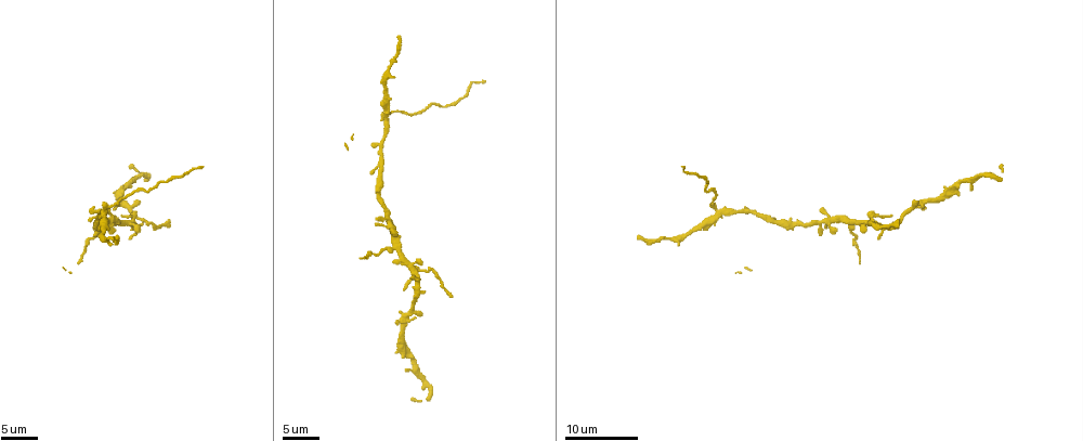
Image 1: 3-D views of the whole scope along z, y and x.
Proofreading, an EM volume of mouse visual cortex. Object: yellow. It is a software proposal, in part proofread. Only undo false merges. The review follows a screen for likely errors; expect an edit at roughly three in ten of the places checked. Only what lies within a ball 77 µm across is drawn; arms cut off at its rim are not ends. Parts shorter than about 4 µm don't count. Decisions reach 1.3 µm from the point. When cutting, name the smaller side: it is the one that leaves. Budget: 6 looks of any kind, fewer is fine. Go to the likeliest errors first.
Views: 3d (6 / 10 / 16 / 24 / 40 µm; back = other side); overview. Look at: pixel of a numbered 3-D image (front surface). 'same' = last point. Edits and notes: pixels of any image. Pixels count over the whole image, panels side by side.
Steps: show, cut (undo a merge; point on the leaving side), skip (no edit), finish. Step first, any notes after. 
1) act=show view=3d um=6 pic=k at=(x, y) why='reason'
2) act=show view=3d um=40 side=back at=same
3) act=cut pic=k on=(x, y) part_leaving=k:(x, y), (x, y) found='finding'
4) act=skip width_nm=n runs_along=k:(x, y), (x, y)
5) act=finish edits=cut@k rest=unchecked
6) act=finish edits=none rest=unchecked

act=show view=3d um=24 pic=1 at=(394, 247)

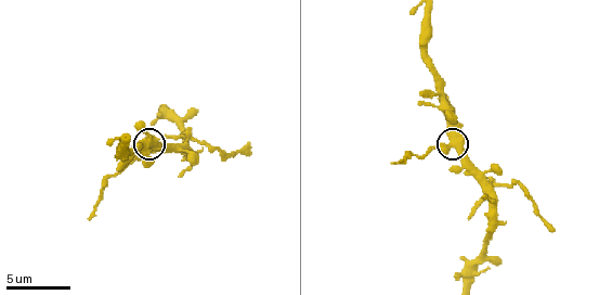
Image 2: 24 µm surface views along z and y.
act=show view=3d um=10 pic=2 at=(450, 145) why='zoom in'

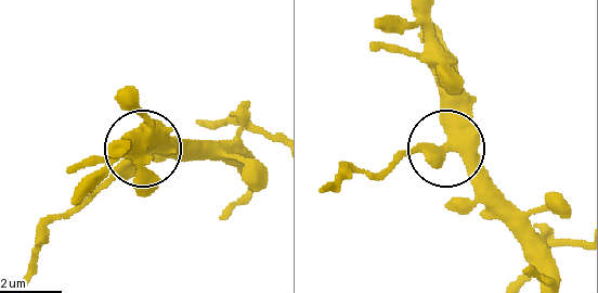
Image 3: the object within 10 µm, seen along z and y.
act=show view=3d um=10 side=back pic=3 at=(450, 145)

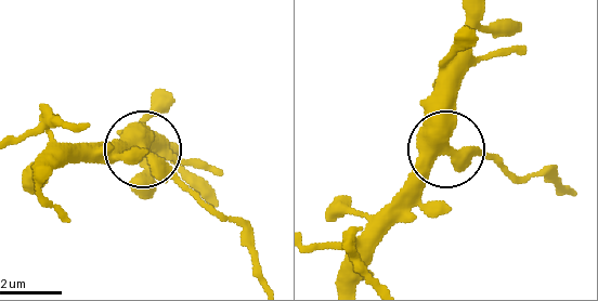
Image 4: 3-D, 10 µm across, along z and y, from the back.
act=cut pic=4 on=(502, 166) part_leaving=4:(471, 153), (492, 155), (523, 175), (549, 173) found='a second cell is stuck on'

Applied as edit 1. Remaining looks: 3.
act=show view=overview

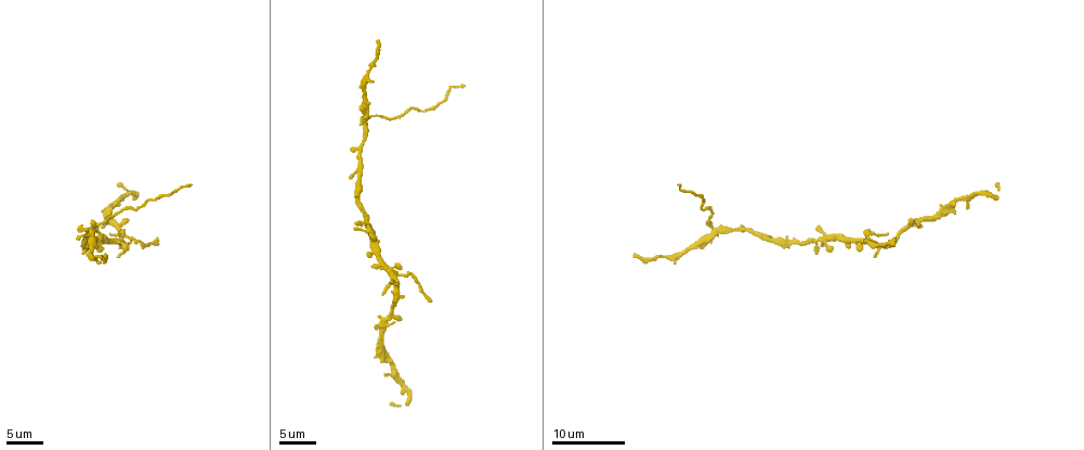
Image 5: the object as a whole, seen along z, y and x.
act=show view=3d um=16 pic=5 at=(90, 227) why='four arms meet'

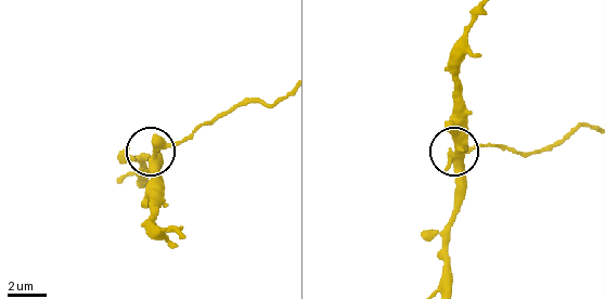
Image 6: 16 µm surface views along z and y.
act=show view=3d um=10 at=same

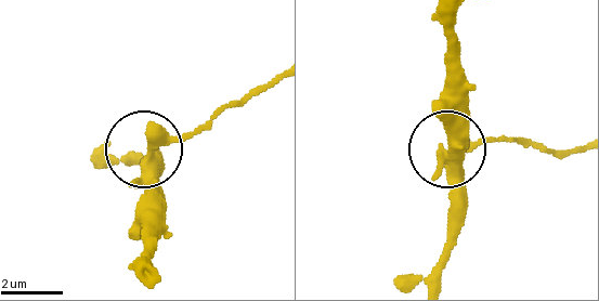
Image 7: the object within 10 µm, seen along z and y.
act=cut pic=7 on=(210, 129) width_nm=390 part_leaving=7:(172, 139), (271, 87) found='two cells meet here'

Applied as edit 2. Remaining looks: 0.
act=finish edits=cut@4,cut@7 rest=unchecked

